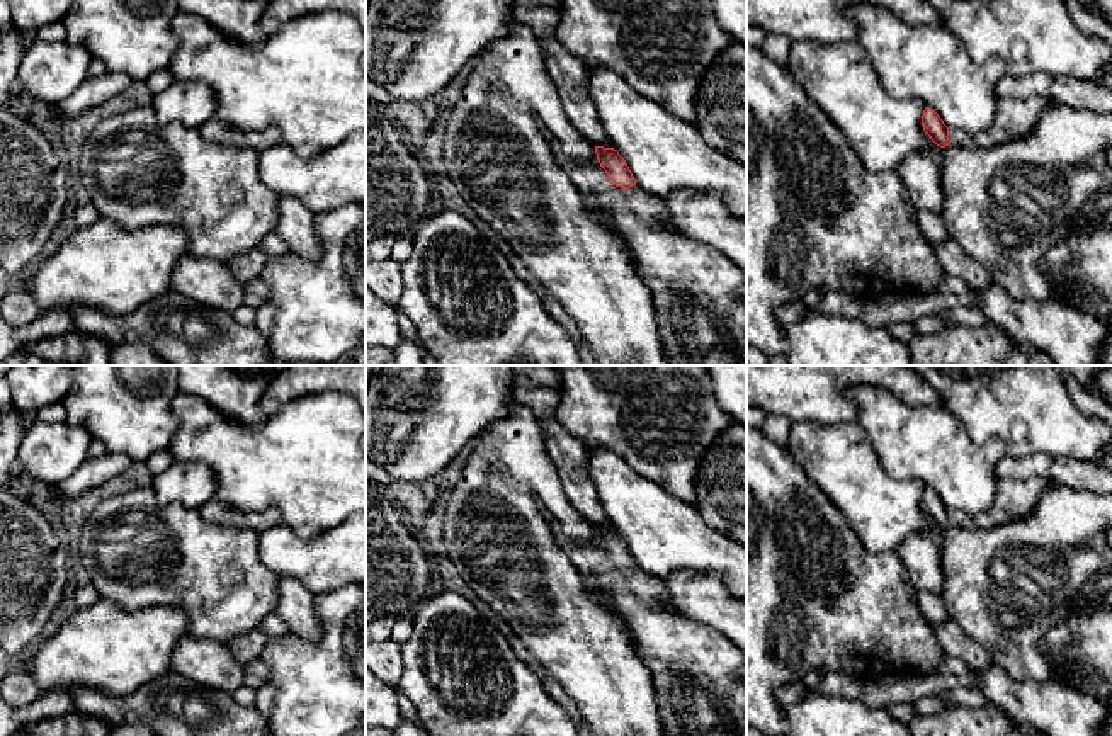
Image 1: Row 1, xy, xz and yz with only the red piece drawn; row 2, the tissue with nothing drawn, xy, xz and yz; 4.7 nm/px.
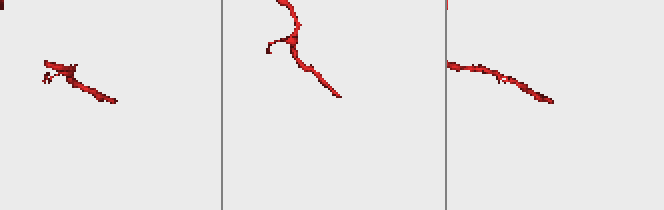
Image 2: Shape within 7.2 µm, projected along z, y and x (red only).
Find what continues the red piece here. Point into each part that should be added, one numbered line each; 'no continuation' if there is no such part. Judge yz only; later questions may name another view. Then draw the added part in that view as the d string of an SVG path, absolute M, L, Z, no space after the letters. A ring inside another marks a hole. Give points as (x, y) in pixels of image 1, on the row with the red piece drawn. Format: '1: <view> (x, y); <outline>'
1: yz (1015, 118); M998 97L996 116L981 133L949 129L949 141L959 148L993 148L1027 136L1035 129L1039 117L1054 104L1046 97Z

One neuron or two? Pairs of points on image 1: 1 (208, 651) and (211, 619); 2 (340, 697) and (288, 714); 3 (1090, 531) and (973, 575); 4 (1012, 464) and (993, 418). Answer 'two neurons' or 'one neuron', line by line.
1: two neurons
2: one neuron
3: one neuron
4: two neurons

